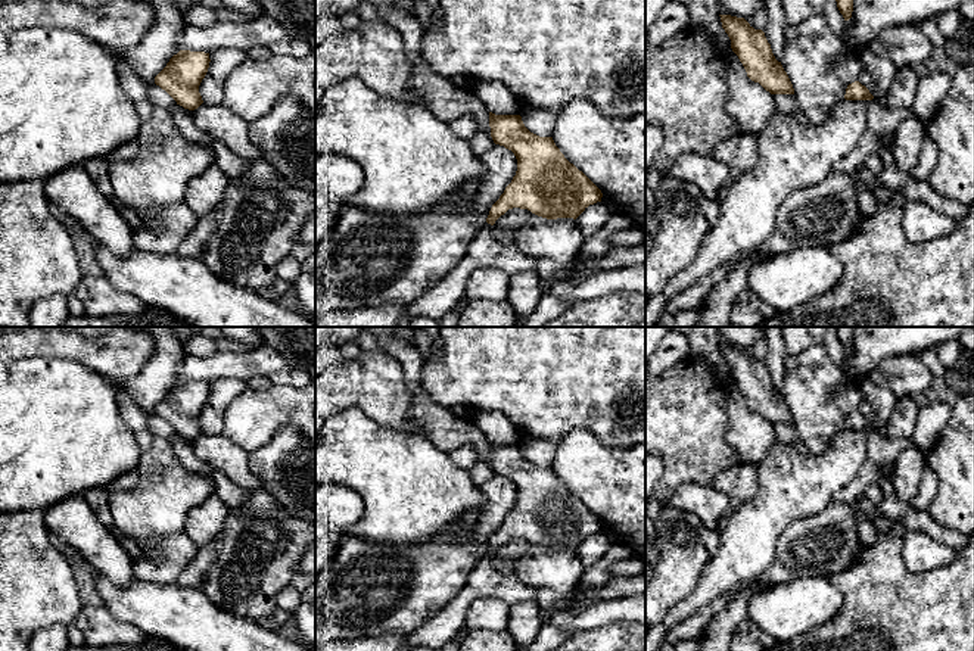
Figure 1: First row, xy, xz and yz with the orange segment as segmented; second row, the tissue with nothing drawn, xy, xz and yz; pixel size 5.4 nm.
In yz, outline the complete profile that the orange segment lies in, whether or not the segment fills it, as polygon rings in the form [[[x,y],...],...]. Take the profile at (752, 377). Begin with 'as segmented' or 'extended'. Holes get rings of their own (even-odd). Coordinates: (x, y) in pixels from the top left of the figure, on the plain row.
extended | [[[719,345],[731,379],[743,393],[747,407],[772,424],[777,440],[794,446],[799,433],[793,414],[772,383],[762,359],[754,359],[744,348]]]

